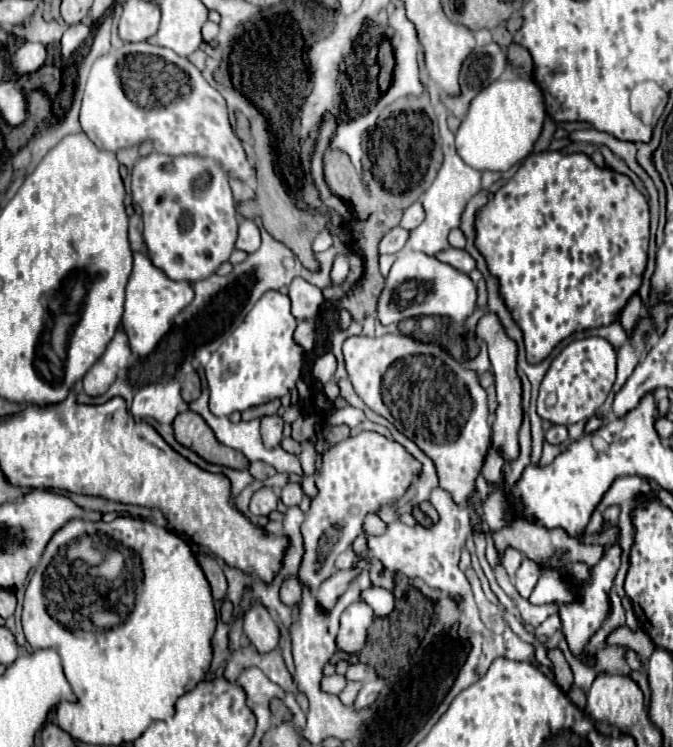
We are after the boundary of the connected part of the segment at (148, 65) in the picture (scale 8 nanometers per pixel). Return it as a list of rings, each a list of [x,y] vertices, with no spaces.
[[[149,42],[125,44],[119,50],[113,50],[101,56],[93,64],[87,86],[85,86],[85,94],[83,94],[79,122],[81,122],[83,132],[89,136],[89,140],[101,150],[117,152],[119,148],[127,148],[127,146],[141,144],[145,140],[153,140],[155,150],[161,154],[211,156],[217,162],[221,162],[225,172],[239,178],[241,182],[251,180],[255,174],[255,170],[245,158],[241,140],[231,130],[223,96],[205,82],[201,72],[187,58],[181,58],[171,50],[153,46]]]

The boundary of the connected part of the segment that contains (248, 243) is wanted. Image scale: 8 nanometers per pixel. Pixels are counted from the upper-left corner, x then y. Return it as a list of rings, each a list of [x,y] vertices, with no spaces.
[[[243,220],[239,224],[239,236],[237,236],[237,250],[243,252],[255,252],[261,246],[261,236],[259,236],[259,228],[253,220]]]

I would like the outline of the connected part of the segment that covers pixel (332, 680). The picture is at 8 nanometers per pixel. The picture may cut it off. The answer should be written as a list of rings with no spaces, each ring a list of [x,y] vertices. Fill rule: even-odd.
[[[333,674],[333,676],[325,676],[323,680],[321,680],[321,690],[325,690],[327,694],[339,694],[343,688],[345,688],[345,678],[343,676],[339,676],[339,674]]]

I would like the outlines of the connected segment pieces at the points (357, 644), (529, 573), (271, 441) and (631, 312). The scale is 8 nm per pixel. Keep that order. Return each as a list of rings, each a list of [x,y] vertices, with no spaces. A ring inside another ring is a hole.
[[[361,602],[361,606],[347,608],[341,616],[341,630],[337,634],[337,648],[345,654],[359,654],[367,642],[367,630],[373,624],[373,610]]]
[[[525,558],[525,560],[521,562],[521,566],[519,566],[517,574],[515,574],[513,584],[515,584],[517,592],[519,592],[523,598],[529,598],[529,596],[531,596],[535,584],[537,584],[539,572],[541,572],[541,568],[539,568],[537,562],[533,562],[533,560],[529,560],[529,558]]]
[[[273,414],[273,416],[263,416],[261,418],[261,436],[267,448],[273,448],[281,442],[281,438],[291,436],[290,424],[285,424],[281,416]]]
[[[635,294],[635,296],[627,302],[627,306],[623,308],[623,312],[621,312],[621,326],[625,328],[627,334],[631,334],[631,332],[637,328],[639,320],[641,320],[641,312],[643,312],[643,304],[641,304],[641,300],[639,300],[639,294]]]

